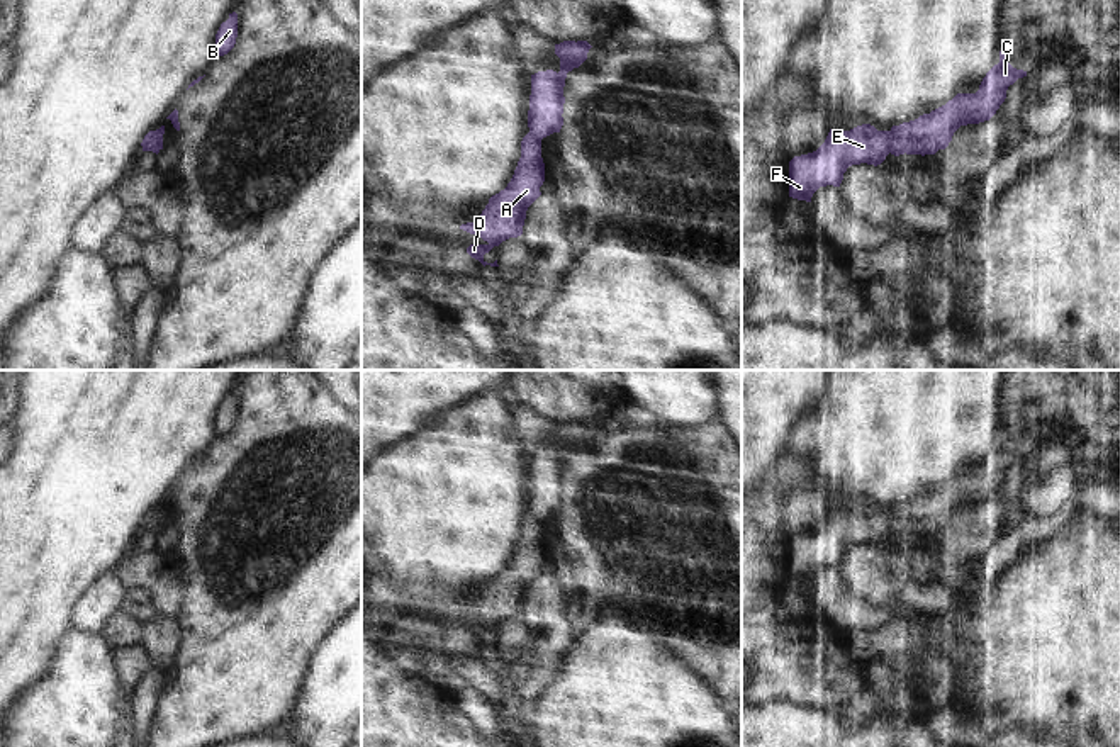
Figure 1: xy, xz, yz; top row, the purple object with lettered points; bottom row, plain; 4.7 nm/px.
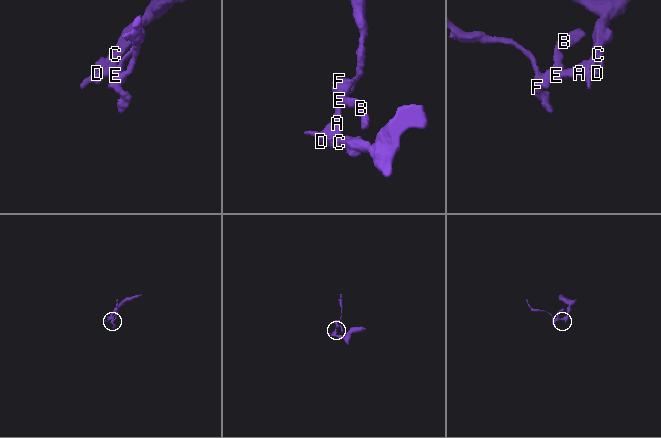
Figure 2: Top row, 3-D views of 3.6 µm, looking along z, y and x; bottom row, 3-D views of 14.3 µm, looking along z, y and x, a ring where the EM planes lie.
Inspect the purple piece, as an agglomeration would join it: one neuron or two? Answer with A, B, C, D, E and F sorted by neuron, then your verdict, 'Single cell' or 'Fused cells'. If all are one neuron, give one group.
Groups: A C D / B E F. Fused cells

